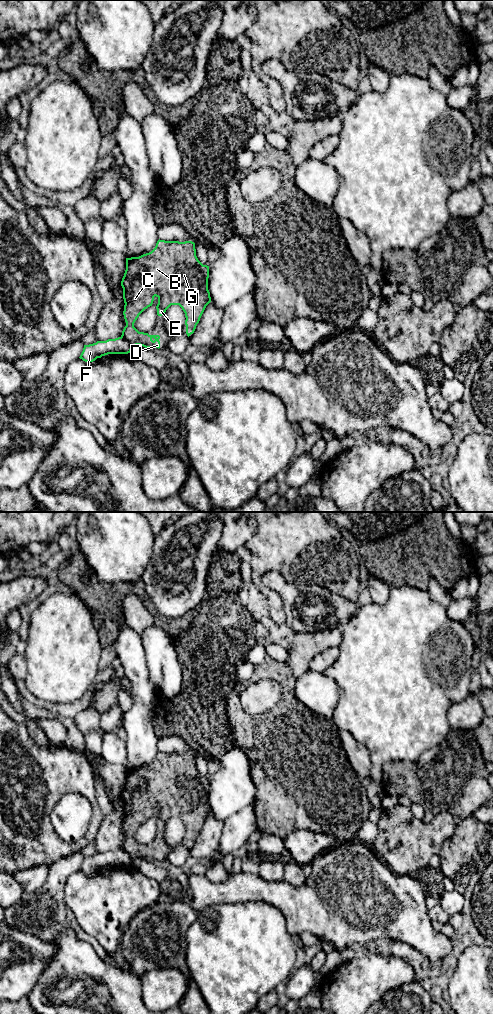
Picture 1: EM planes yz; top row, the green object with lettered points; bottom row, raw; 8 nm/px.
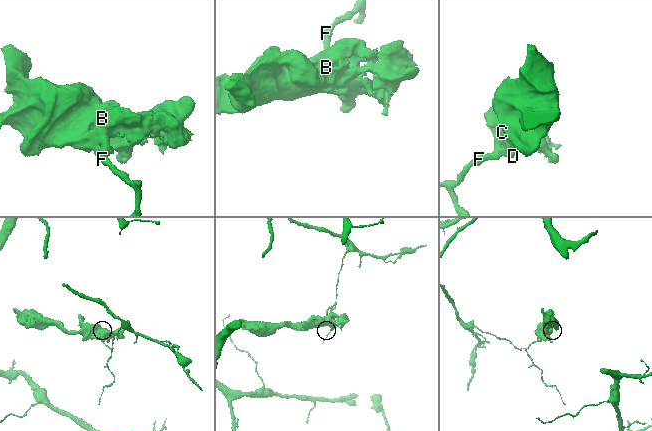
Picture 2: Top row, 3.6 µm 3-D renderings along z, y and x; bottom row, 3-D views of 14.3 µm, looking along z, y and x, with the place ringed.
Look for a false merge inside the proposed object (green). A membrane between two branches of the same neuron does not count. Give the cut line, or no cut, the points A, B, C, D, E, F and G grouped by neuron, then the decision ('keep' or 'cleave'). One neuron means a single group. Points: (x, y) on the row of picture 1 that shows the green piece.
cut yz (121, 336), (132, 346); groups A B C D E G / F; cleave

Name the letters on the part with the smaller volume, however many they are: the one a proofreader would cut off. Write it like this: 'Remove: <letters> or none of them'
Remove: A, B, C, D, E, G

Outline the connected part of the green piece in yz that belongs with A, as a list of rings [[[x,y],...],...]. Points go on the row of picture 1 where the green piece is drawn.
[[[159,239],[151,252],[126,258],[126,270],[121,281],[126,326],[121,337],[132,346],[160,348],[159,335],[139,332],[134,327],[139,315],[152,306],[155,296],[158,298],[158,316],[164,315],[171,305],[182,308],[189,337],[211,302],[208,278],[209,266],[198,260],[192,241]]]

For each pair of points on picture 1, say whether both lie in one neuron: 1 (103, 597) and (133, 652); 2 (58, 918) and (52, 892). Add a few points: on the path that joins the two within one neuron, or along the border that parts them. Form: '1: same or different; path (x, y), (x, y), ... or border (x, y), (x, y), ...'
1: different; border (126, 624), (119, 631), (114, 643)
2: same; path (53, 912), (53, 898)

